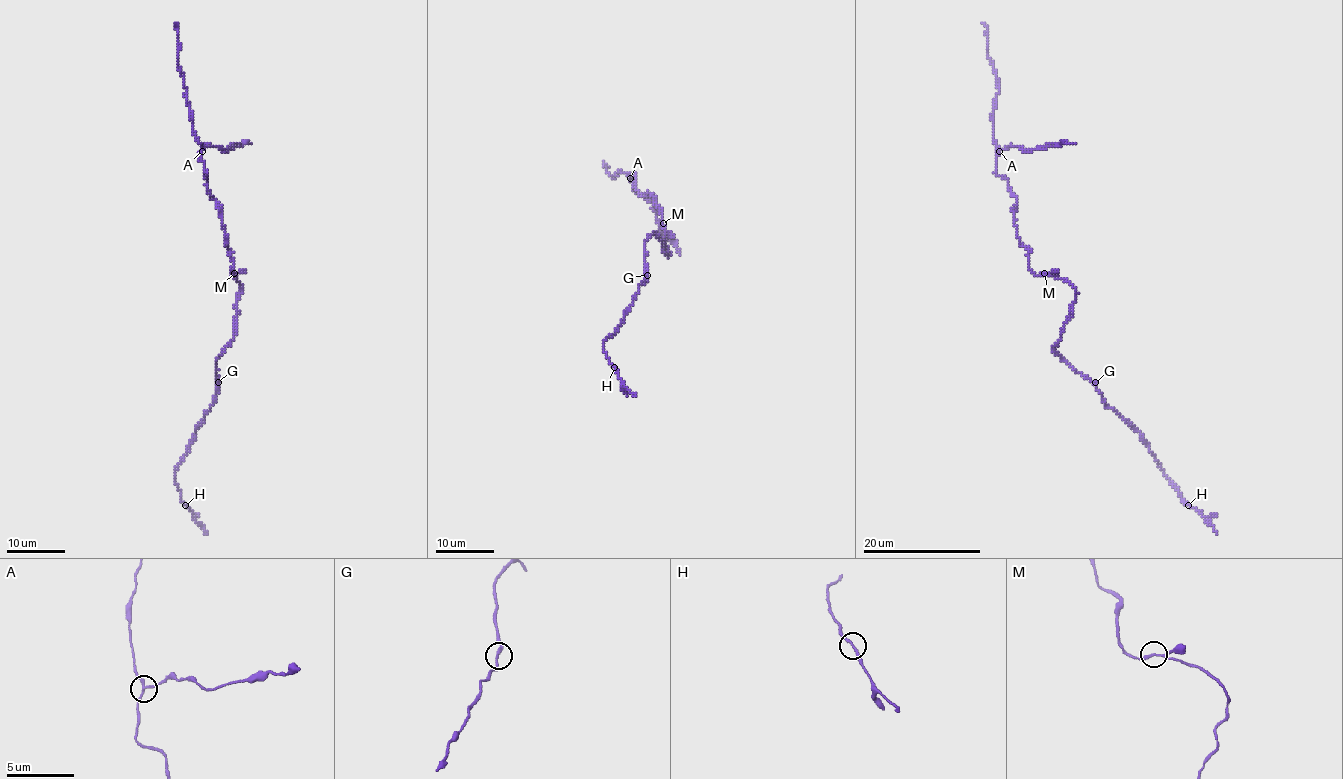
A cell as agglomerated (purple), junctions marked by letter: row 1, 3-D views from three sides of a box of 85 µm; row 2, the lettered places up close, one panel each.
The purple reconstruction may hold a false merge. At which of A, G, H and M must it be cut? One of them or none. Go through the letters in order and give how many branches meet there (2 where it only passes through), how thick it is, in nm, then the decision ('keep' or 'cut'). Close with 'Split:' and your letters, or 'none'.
A: 3 branches meet; 180 nm thick; cut
G: 2 branches meet; 200 nm thick; keep
H: 2 branches meet; 190 nm thick; keep
M: 3 branches meet; 160 nm thick; keep
Split: A

